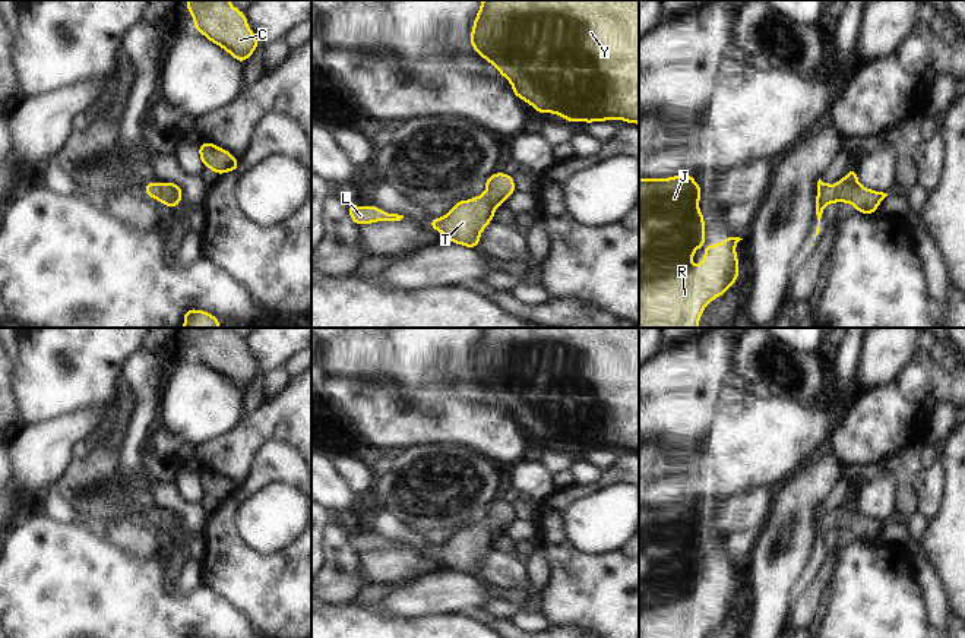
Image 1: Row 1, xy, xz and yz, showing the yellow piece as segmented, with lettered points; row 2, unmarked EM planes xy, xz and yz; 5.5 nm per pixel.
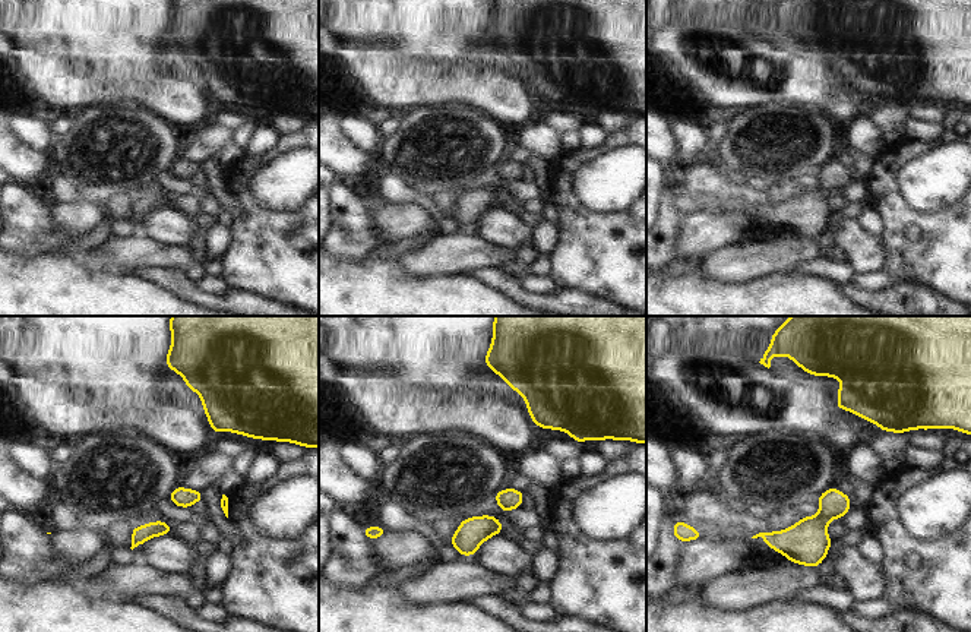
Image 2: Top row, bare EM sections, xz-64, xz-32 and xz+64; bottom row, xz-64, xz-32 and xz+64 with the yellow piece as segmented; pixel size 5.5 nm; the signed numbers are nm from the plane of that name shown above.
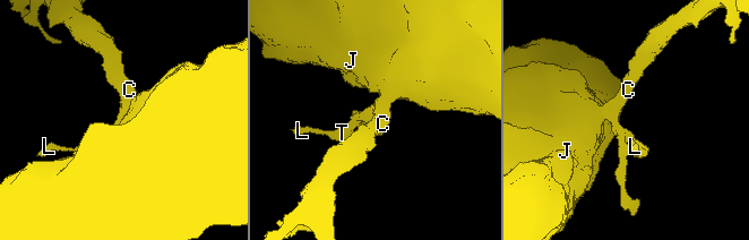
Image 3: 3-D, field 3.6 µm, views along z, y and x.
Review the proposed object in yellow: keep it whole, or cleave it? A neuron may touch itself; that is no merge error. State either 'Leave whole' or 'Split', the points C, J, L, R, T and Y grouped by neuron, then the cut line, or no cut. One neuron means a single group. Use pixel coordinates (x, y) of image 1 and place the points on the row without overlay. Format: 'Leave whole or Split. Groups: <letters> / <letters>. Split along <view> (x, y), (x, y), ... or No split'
Leave whole. Groups: C J L R T Y. No split.

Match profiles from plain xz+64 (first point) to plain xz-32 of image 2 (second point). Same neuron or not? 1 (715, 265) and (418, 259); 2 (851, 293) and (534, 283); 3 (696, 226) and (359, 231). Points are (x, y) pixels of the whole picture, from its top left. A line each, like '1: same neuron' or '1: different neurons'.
1: same neuron
2: different neurons
3: different neurons

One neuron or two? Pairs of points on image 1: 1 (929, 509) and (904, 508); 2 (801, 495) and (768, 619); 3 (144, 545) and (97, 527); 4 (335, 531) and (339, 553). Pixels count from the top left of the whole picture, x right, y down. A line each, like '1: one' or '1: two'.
1: two
2: one
3: two
4: one

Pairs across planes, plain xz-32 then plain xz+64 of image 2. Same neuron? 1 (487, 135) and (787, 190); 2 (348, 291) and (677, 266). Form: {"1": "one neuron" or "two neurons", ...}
{"1": "two neurons", "2": "two neurons"}

